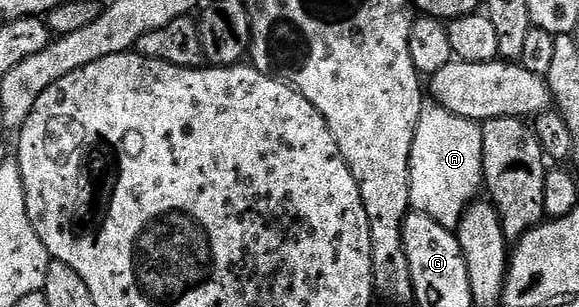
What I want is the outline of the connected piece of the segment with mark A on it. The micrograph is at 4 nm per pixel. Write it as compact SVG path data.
M438 105L424 106L413 137L408 177L411 207L445 228L456 228L468 202L467 190L483 183L483 132L480 124L474 119L449 113L449 109Z

